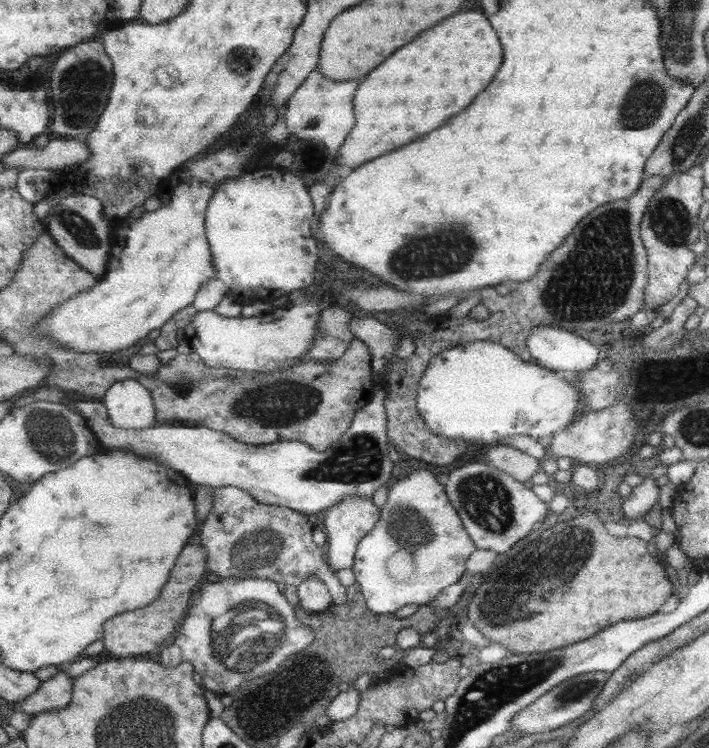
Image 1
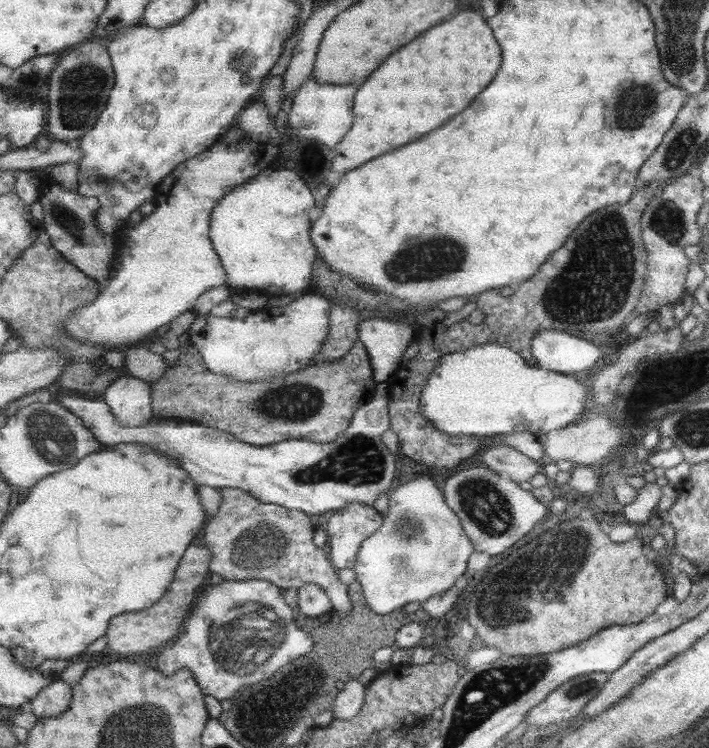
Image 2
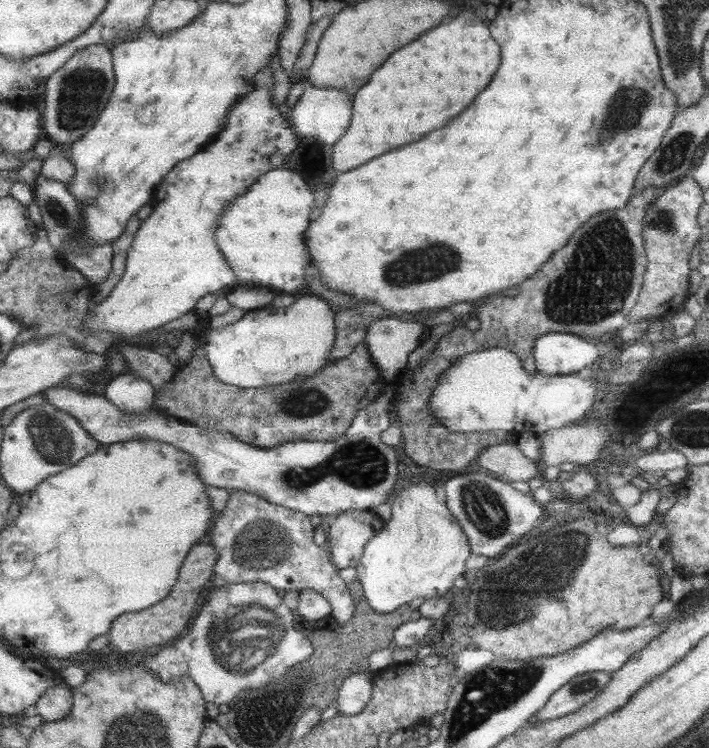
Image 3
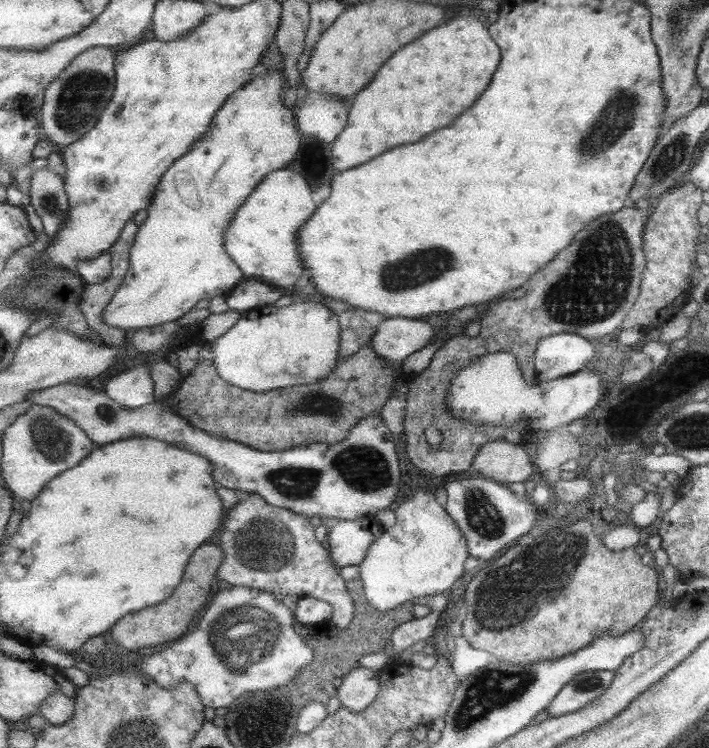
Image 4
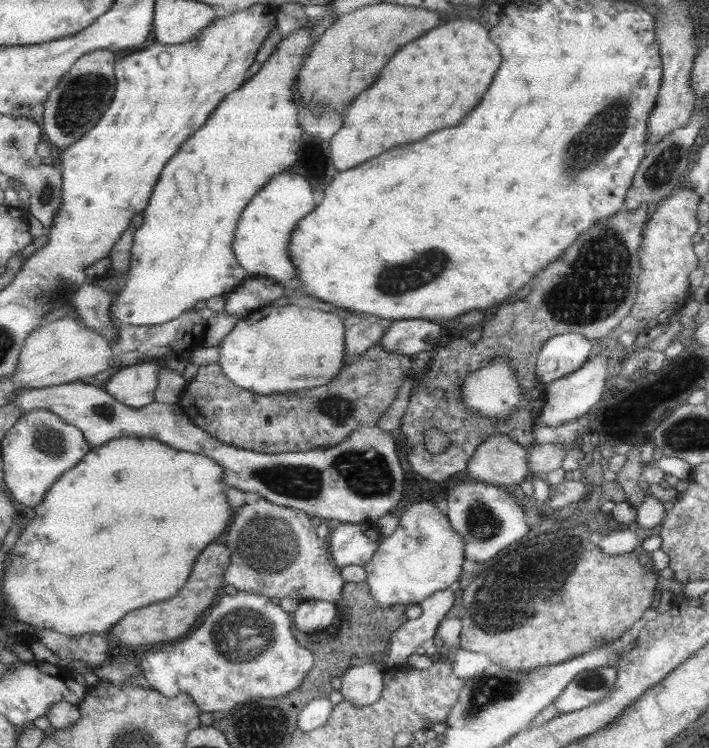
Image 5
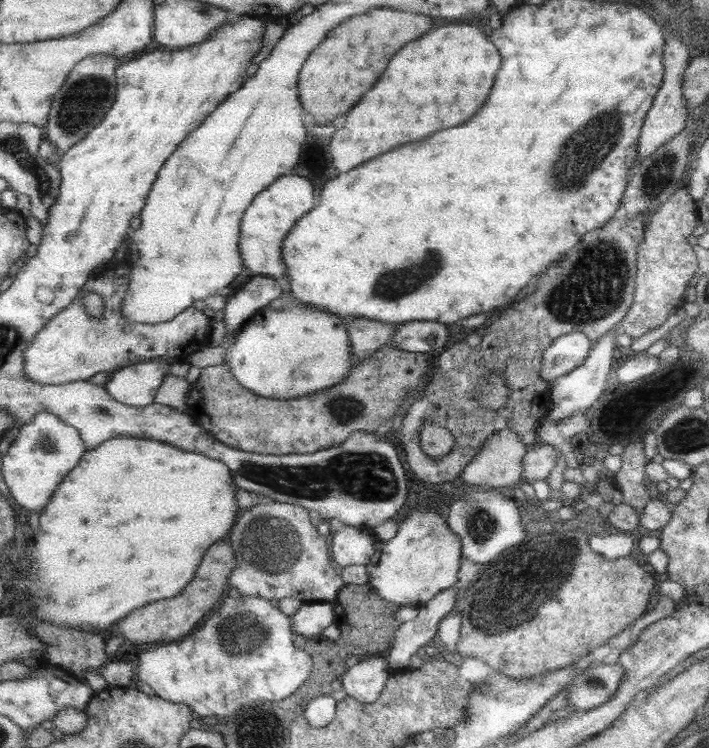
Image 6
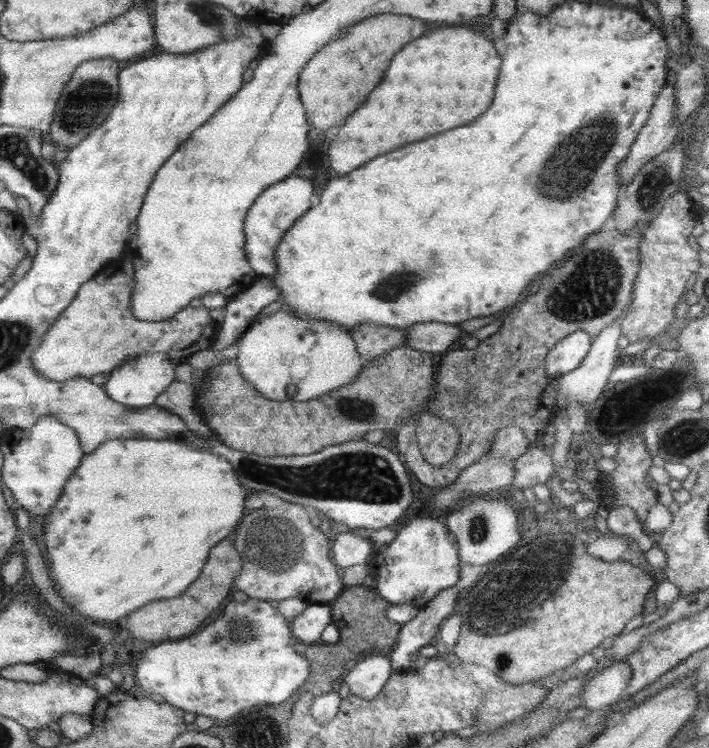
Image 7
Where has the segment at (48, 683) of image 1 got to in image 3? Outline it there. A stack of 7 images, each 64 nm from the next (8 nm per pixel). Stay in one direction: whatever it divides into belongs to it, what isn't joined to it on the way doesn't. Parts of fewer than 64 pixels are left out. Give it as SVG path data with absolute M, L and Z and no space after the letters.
M57 681L36 701L36 714L43 721L60 722L72 709L72 703L72 688Z

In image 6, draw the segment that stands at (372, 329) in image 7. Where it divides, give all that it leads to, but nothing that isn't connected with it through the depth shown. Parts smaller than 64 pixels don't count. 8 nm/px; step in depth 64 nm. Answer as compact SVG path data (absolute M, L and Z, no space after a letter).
M364 317L350 318L346 320L345 326L350 338L350 350L360 359L370 357L382 346L392 346L392 337L397 327L394 323Z

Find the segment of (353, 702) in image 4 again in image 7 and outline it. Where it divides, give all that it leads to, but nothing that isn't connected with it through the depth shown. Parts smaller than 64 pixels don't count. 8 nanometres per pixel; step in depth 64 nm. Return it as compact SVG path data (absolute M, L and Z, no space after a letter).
M370 654L343 678L352 694L364 700L374 700L393 673L390 659L380 654Z

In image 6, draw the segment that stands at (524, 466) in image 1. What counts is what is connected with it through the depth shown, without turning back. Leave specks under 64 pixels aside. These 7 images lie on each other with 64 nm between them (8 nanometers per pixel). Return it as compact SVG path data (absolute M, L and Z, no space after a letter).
M504 428L495 432L492 437L483 444L477 456L471 459L469 464L460 474L462 481L468 484L467 488L497 488L516 487L522 483L525 458L528 446L518 439L518 434L510 428Z

